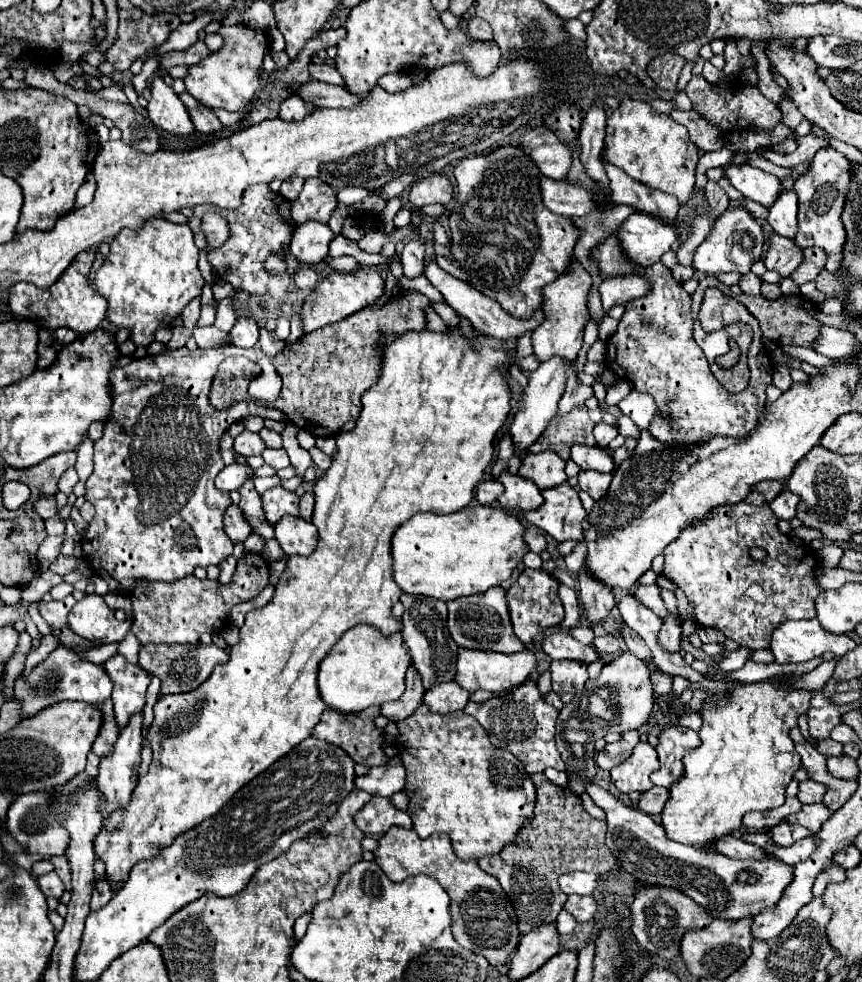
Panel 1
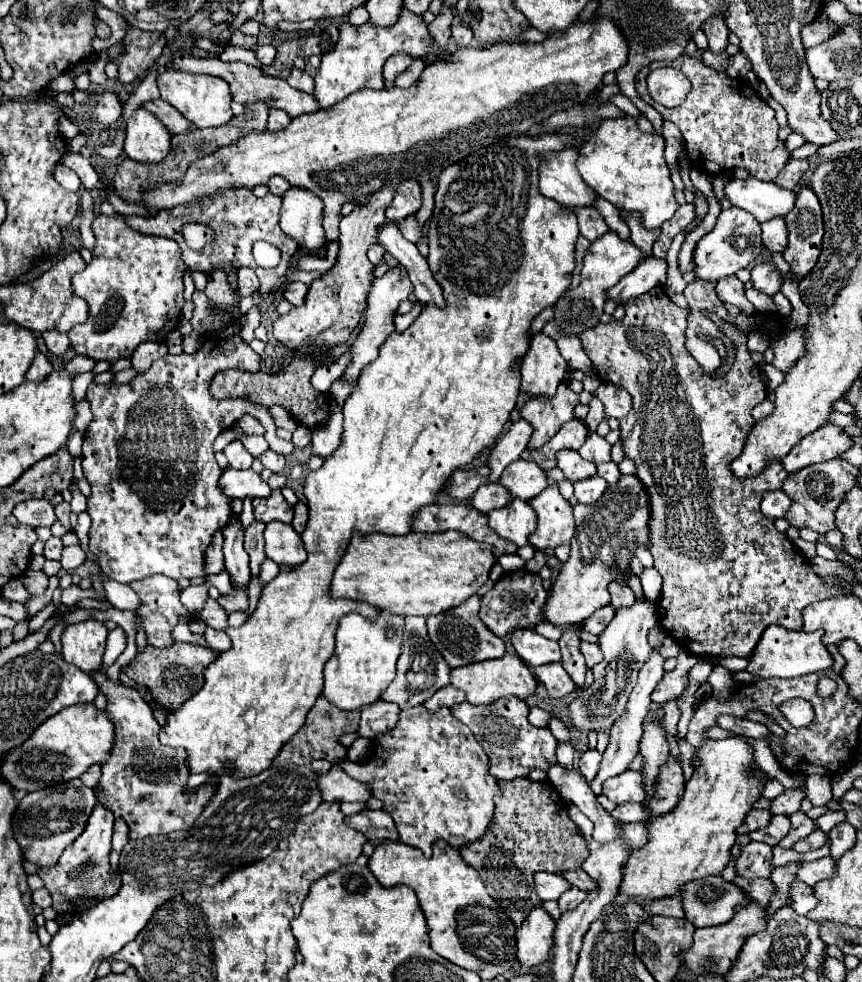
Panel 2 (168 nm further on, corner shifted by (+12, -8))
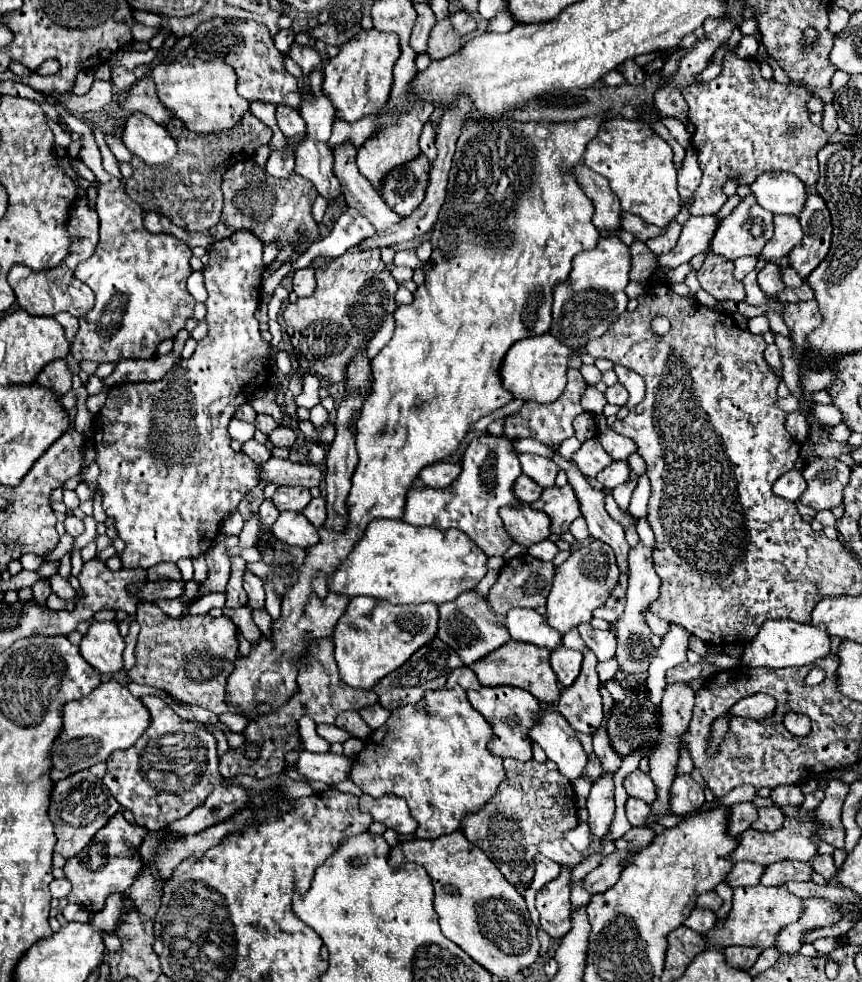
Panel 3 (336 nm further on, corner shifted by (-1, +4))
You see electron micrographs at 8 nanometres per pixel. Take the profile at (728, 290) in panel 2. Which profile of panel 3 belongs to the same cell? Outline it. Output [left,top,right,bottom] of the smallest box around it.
[735,257,759,281]

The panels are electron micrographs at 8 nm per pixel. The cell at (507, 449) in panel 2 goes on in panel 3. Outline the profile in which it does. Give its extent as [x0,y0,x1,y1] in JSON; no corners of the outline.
[403,433,521,557]

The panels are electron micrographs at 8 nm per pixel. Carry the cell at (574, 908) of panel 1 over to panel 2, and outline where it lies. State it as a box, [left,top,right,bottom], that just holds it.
[558,887,586,913]

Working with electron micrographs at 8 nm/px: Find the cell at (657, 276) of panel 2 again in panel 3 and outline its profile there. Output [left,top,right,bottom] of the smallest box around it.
[657,215,719,269]

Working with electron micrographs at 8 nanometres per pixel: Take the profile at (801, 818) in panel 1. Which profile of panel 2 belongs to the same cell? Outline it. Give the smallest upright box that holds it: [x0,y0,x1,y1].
[764,815,790,845]

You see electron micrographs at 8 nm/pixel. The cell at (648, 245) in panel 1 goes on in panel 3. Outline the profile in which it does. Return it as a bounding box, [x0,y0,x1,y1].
[549,237,629,351]

